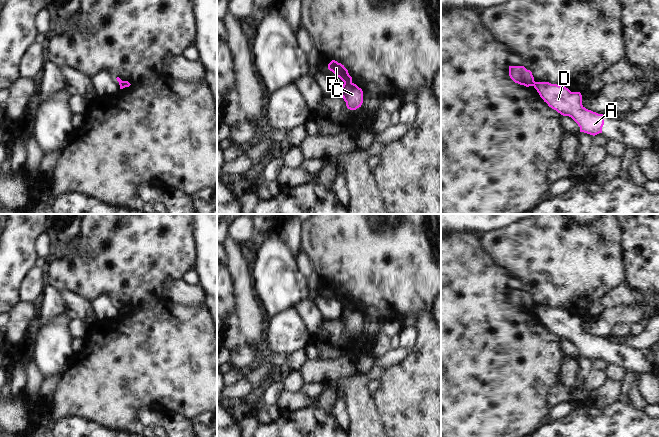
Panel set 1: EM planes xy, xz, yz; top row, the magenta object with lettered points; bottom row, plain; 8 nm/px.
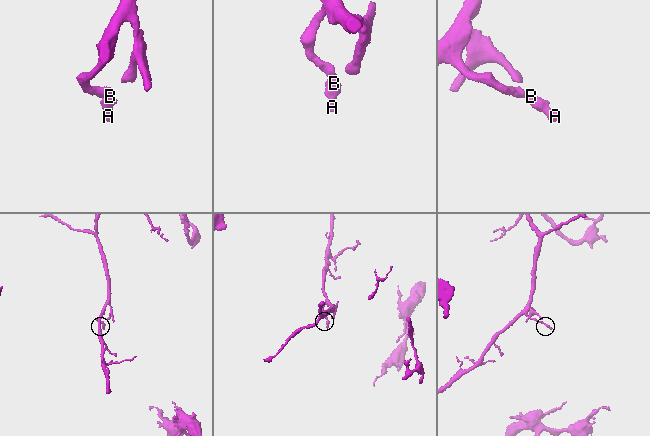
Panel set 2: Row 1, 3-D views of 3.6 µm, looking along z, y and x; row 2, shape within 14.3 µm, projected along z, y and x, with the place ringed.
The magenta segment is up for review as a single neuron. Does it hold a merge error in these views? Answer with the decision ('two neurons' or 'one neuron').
two neurons

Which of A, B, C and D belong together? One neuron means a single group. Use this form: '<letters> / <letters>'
A B D / C

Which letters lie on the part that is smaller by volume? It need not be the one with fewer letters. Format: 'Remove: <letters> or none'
Remove: A, B, D.

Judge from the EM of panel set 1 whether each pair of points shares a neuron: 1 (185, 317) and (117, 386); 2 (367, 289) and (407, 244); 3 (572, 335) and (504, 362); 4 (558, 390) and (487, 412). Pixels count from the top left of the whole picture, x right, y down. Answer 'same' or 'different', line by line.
1: same
2: same
3: different
4: different

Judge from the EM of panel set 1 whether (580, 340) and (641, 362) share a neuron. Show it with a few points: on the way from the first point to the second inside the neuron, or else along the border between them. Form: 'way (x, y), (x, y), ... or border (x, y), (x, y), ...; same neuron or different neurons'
way (595, 347), (619, 349), (626, 355); same neuron

